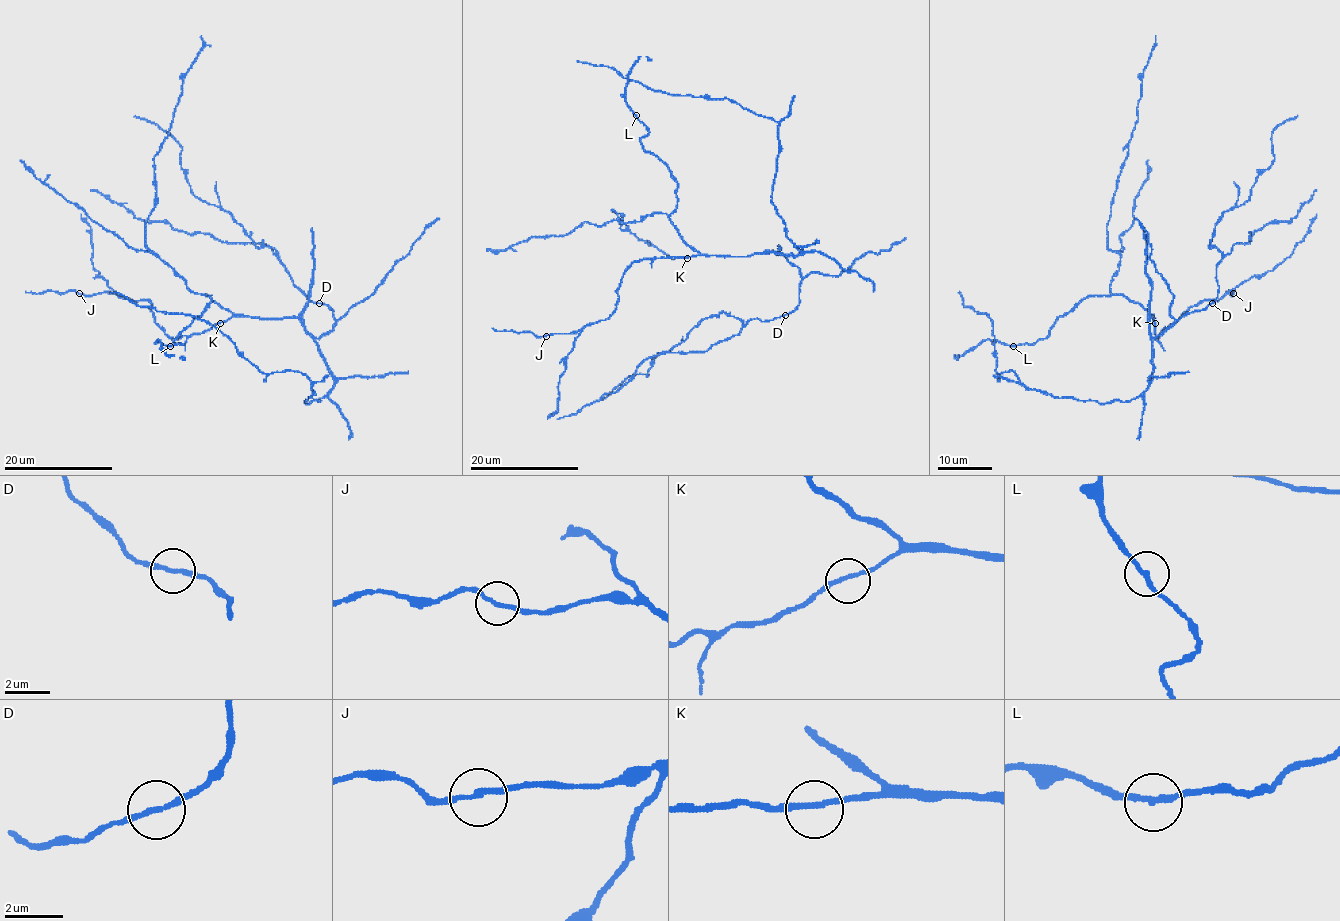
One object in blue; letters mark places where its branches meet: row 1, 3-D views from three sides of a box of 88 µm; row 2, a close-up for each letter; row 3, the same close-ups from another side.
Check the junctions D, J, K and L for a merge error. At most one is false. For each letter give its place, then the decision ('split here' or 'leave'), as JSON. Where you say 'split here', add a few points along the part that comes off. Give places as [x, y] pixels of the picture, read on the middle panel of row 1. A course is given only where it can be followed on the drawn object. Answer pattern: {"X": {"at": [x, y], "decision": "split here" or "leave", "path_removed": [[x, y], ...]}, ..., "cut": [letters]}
{"D": {"at": [785, 315], "decision": "leave"}, "J": {"at": [546, 336], "decision": "leave"}, "K": {"at": [687, 258], "decision": "leave"}, "L": {"at": [636, 115], "decision": "leave"}, "cut": []}

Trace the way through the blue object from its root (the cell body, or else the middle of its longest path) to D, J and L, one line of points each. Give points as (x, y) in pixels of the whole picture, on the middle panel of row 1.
D: (776, 254), (781, 254), (793, 263), (801, 278), (799, 305), (785, 315)
J: (776, 254), (693, 255), (634, 260), (623, 273), (616, 309), (607, 319), (589, 323), (569, 334), (546, 336)
L: (776, 254), (718, 256), (692, 248), (669, 217), (677, 181), (642, 147), (649, 129), (637, 116)

